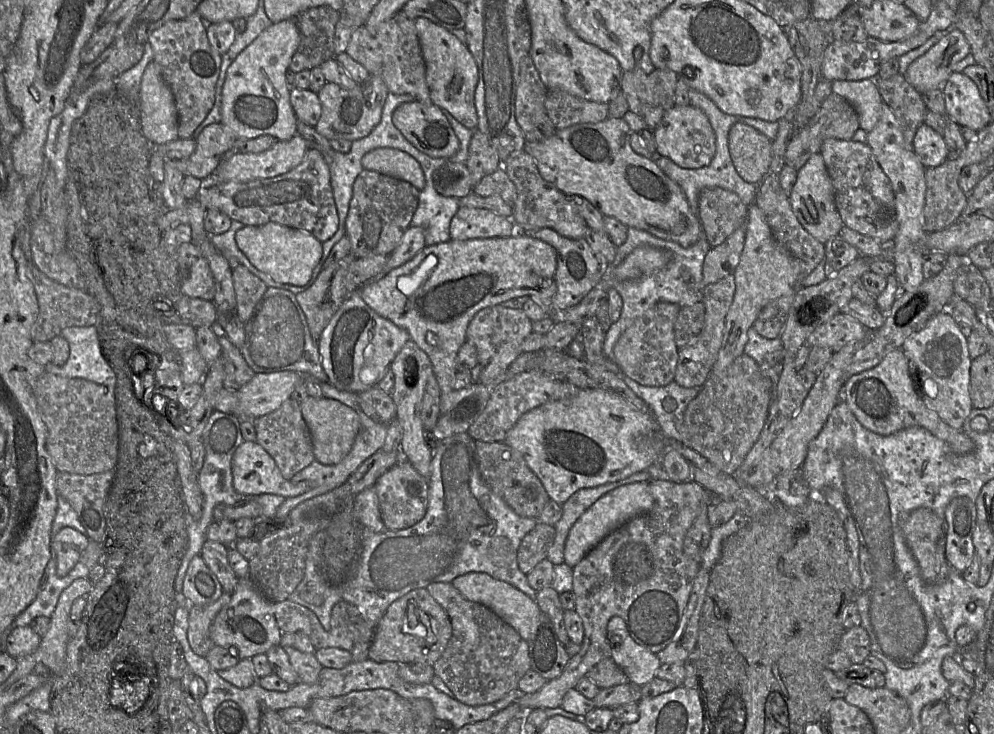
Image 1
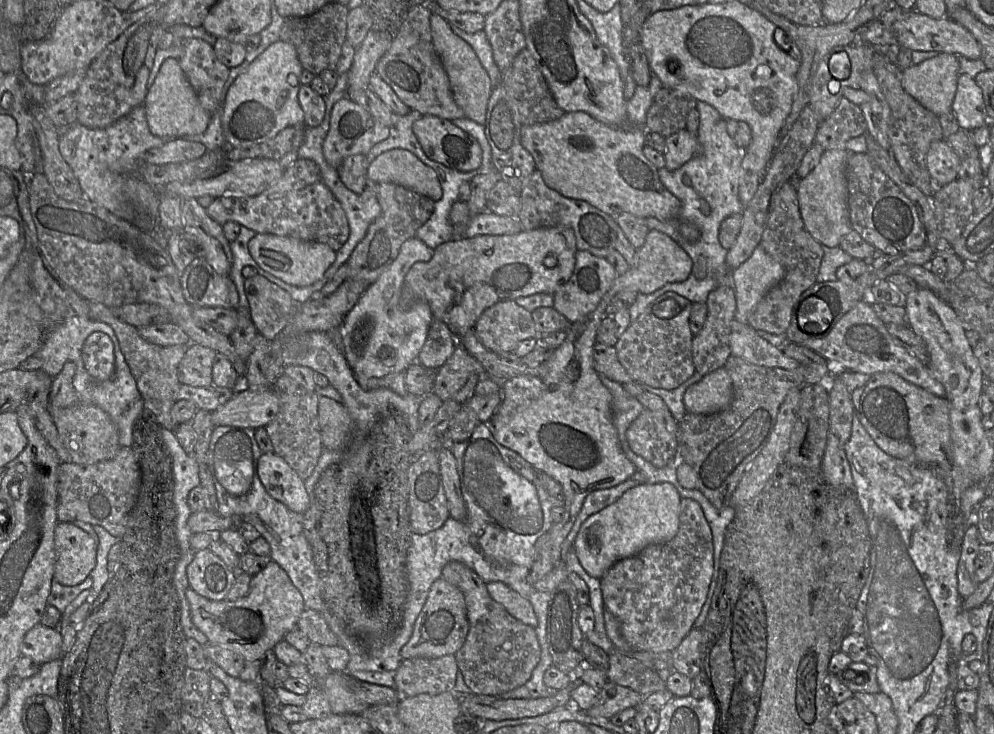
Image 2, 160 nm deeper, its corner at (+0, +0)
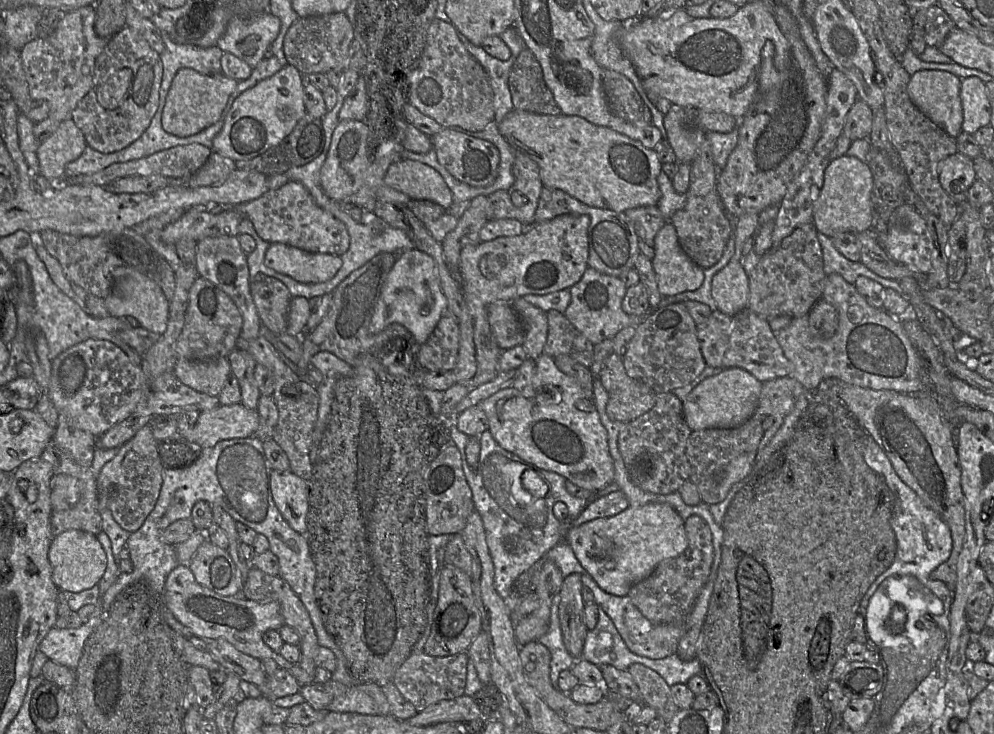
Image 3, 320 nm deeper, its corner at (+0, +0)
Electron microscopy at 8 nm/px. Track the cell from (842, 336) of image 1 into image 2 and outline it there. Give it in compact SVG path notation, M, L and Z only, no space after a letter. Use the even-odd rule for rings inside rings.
M867 299L858 302L825 337L808 339L800 345L821 355L836 369L863 374L893 372L929 393L945 398L943 384L931 375L927 365L893 339Z

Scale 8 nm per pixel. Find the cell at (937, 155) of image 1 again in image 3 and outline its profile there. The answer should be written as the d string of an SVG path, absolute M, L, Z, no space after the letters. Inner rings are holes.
M959 151L938 164L941 186L956 202L967 201L967 192L977 179L973 159Z

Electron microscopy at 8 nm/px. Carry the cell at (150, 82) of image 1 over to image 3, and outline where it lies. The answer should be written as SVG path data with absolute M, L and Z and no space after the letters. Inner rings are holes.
M190 68L178 70L167 94L162 112L162 127L169 134L188 137L215 124L235 91L237 80L224 74L200 74Z

